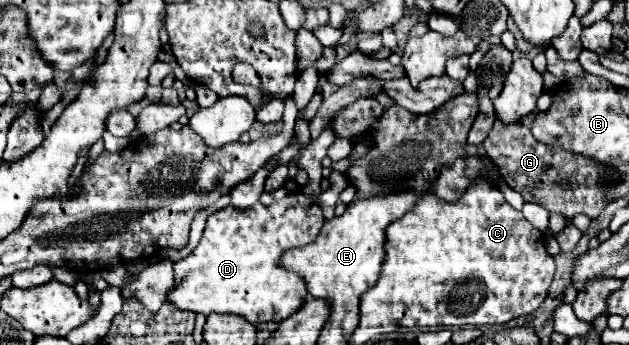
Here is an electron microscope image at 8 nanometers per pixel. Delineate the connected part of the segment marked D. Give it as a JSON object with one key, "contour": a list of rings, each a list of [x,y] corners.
{"contour":[[[302,192],[288,193],[283,199],[272,203],[262,204],[256,202],[254,206],[240,210],[234,204],[228,204],[226,208],[214,212],[204,228],[202,240],[196,246],[192,254],[178,260],[174,264],[174,288],[168,292],[166,300],[174,304],[178,310],[190,310],[200,312],[204,316],[218,312],[218,314],[238,314],[250,324],[260,322],[282,322],[288,316],[292,316],[306,298],[306,288],[300,276],[294,272],[288,272],[286,268],[278,266],[278,258],[288,248],[302,248],[316,240],[324,216],[320,206]]]}

